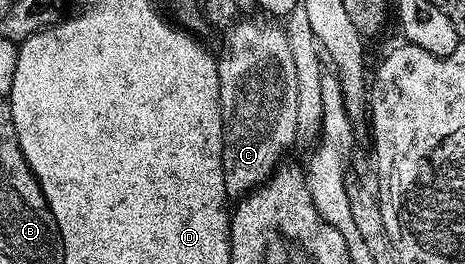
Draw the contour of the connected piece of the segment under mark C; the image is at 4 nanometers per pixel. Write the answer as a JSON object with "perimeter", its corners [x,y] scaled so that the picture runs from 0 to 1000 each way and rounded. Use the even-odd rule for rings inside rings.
{"perimeter":[[[518,64],[488,117],[490,178],[465,242],[482,489],[477,621],[486,727],[499,758],[514,758],[548,705],[563,701],[637,534],[641,273],[632,273],[624,152],[615,152],[600,80],[561,64]]]}

